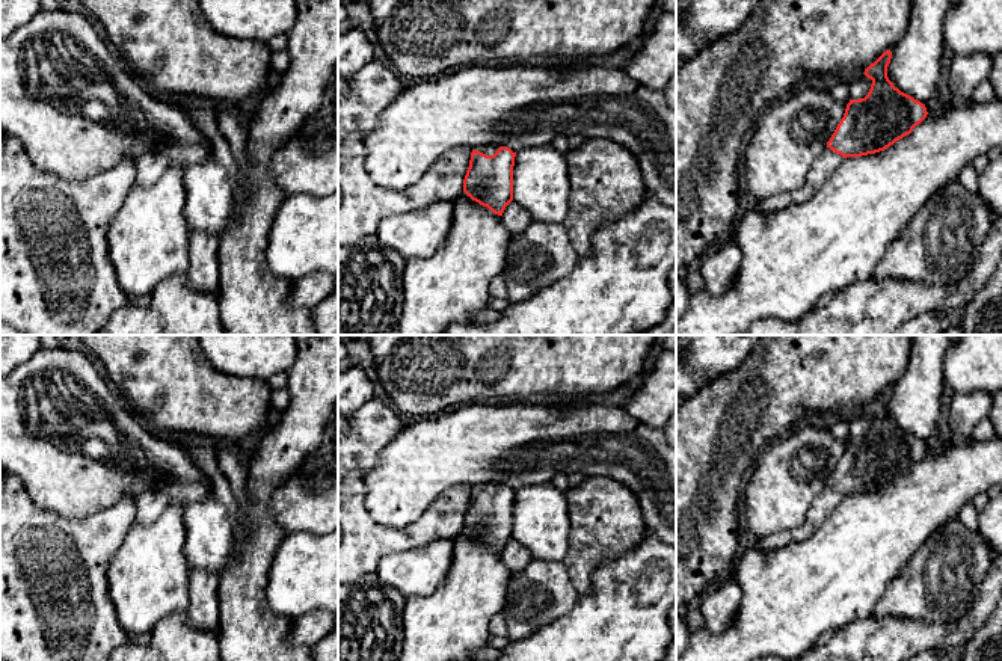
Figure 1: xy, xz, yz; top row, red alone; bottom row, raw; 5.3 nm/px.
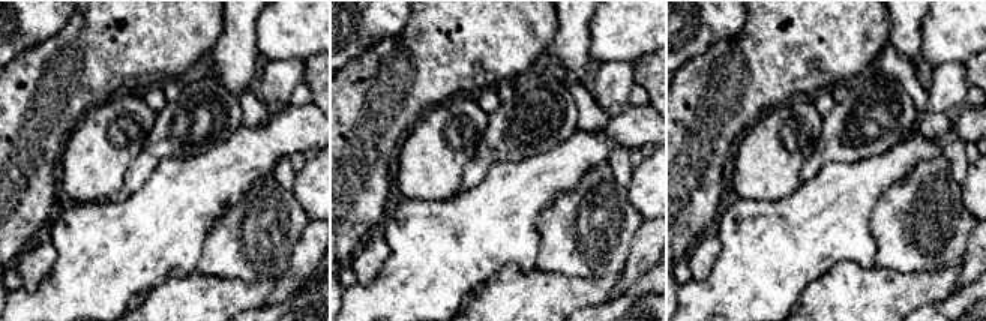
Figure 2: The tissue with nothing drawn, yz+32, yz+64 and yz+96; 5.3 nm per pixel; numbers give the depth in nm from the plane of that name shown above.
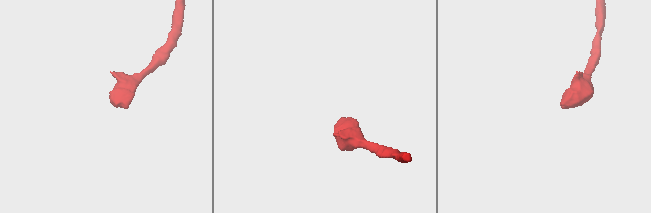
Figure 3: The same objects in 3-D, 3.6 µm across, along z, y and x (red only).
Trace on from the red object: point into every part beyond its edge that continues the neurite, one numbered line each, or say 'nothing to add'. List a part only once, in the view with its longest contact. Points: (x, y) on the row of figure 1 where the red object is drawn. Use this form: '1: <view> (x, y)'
1: xz (489, 148)

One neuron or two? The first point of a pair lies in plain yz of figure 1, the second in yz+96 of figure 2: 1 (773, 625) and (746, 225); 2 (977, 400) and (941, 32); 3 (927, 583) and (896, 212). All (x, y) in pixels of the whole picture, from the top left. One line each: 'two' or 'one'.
1: one
2: two
3: one

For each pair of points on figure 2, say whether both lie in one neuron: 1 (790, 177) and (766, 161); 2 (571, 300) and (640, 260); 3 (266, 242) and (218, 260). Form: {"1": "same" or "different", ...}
{"1": "same", "2": "different", "3": "same"}

